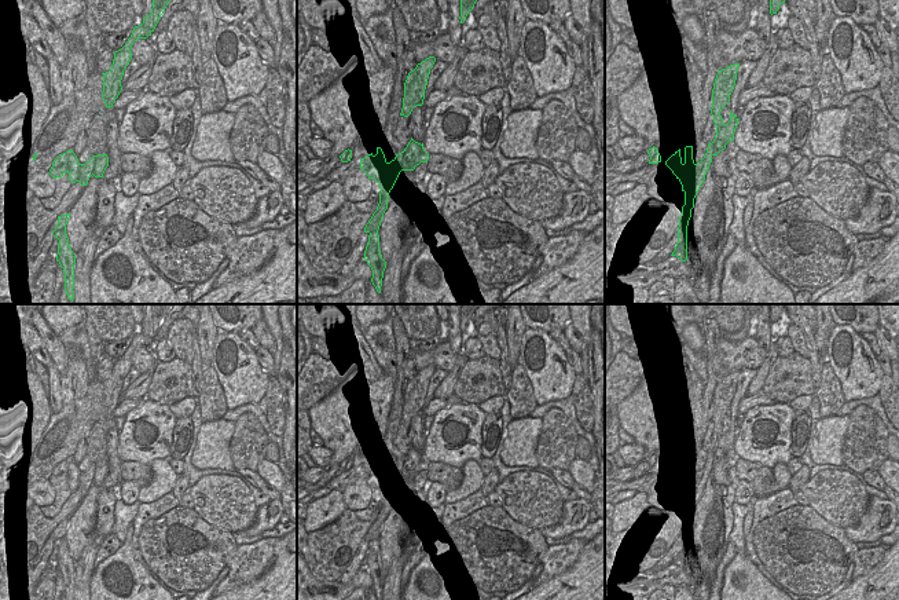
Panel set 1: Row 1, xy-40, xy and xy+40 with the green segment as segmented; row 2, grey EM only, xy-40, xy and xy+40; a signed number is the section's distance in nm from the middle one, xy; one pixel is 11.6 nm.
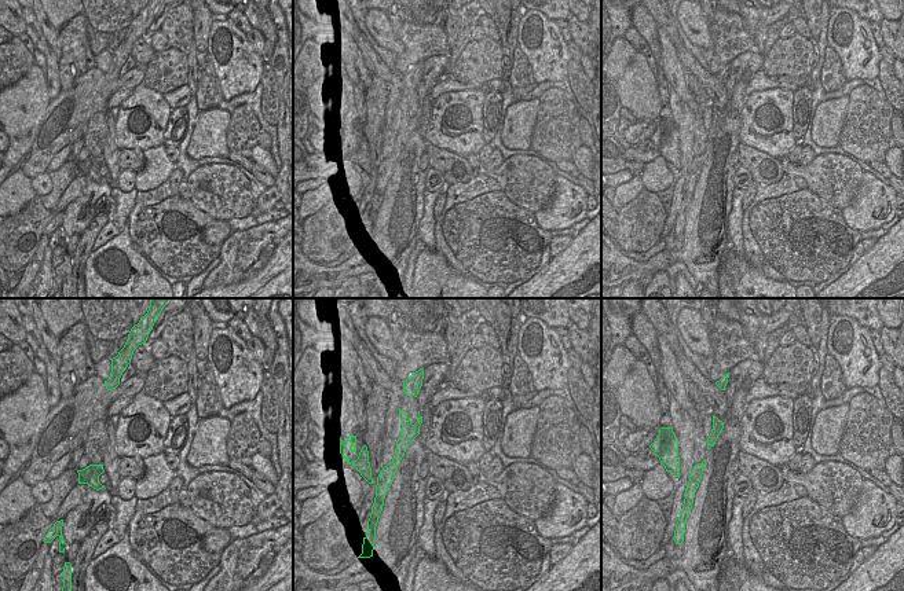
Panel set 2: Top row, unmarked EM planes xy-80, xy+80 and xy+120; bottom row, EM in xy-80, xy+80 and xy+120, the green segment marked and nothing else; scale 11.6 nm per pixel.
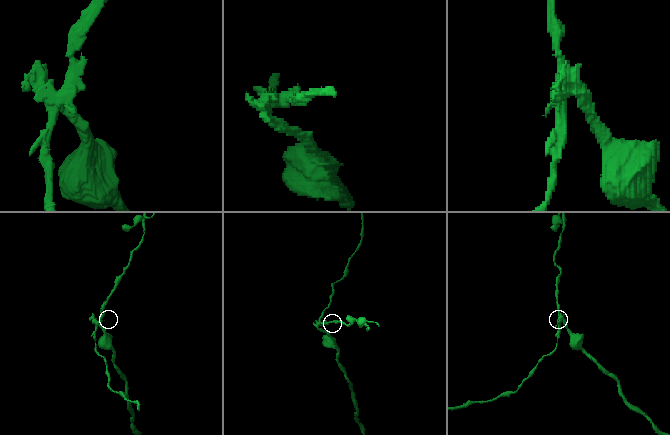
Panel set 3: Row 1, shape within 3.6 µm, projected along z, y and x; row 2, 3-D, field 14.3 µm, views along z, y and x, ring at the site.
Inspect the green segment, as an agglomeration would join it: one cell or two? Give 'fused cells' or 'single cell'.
fused cells

